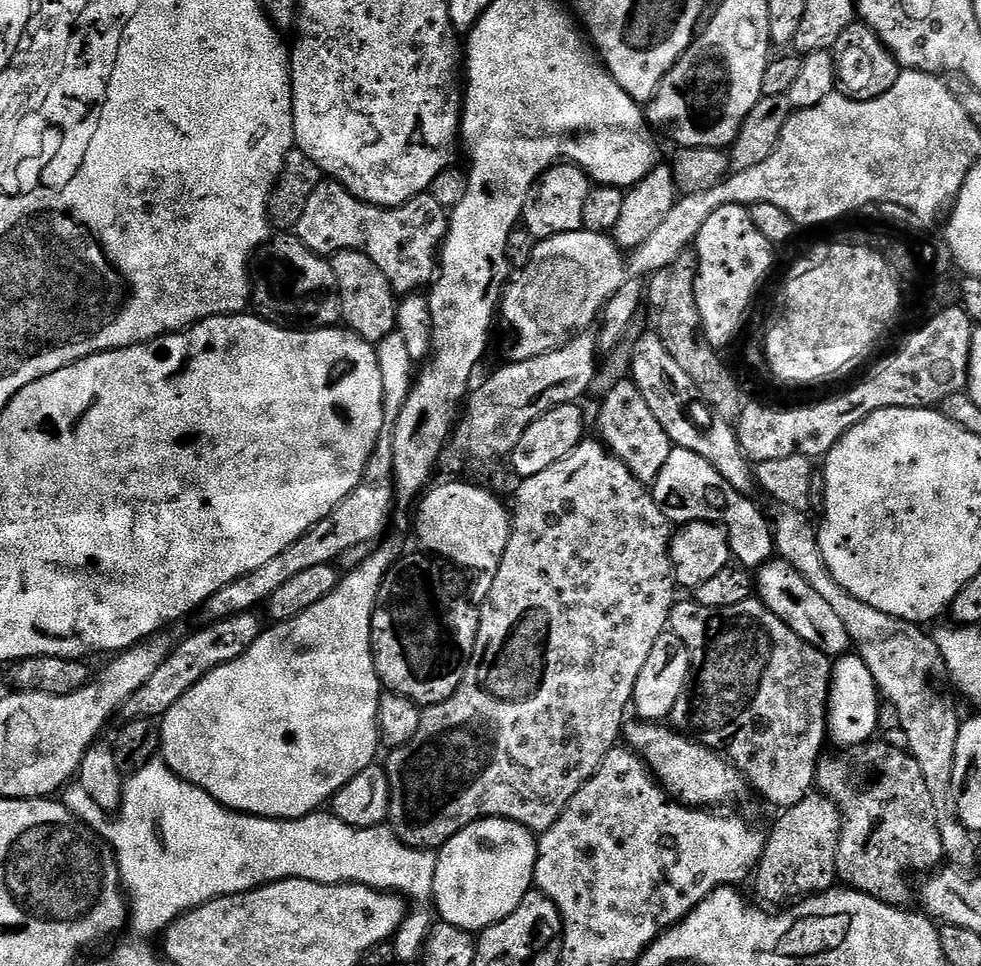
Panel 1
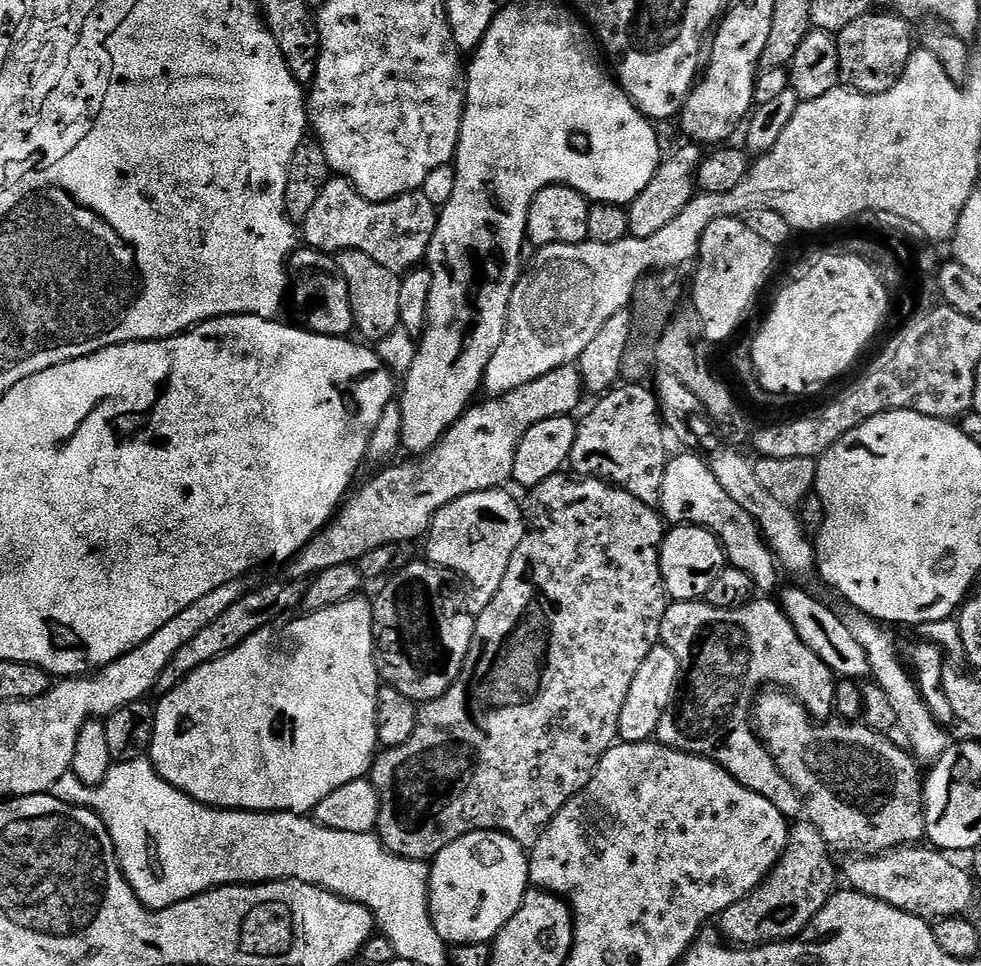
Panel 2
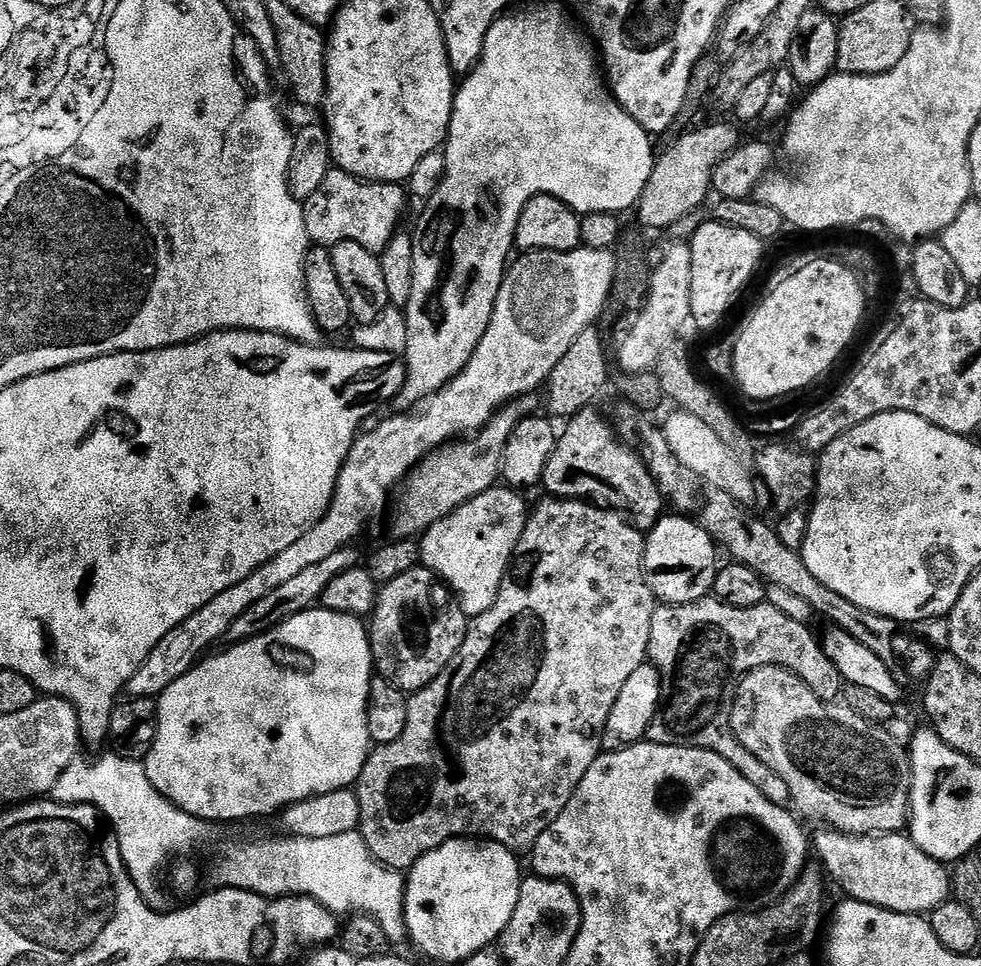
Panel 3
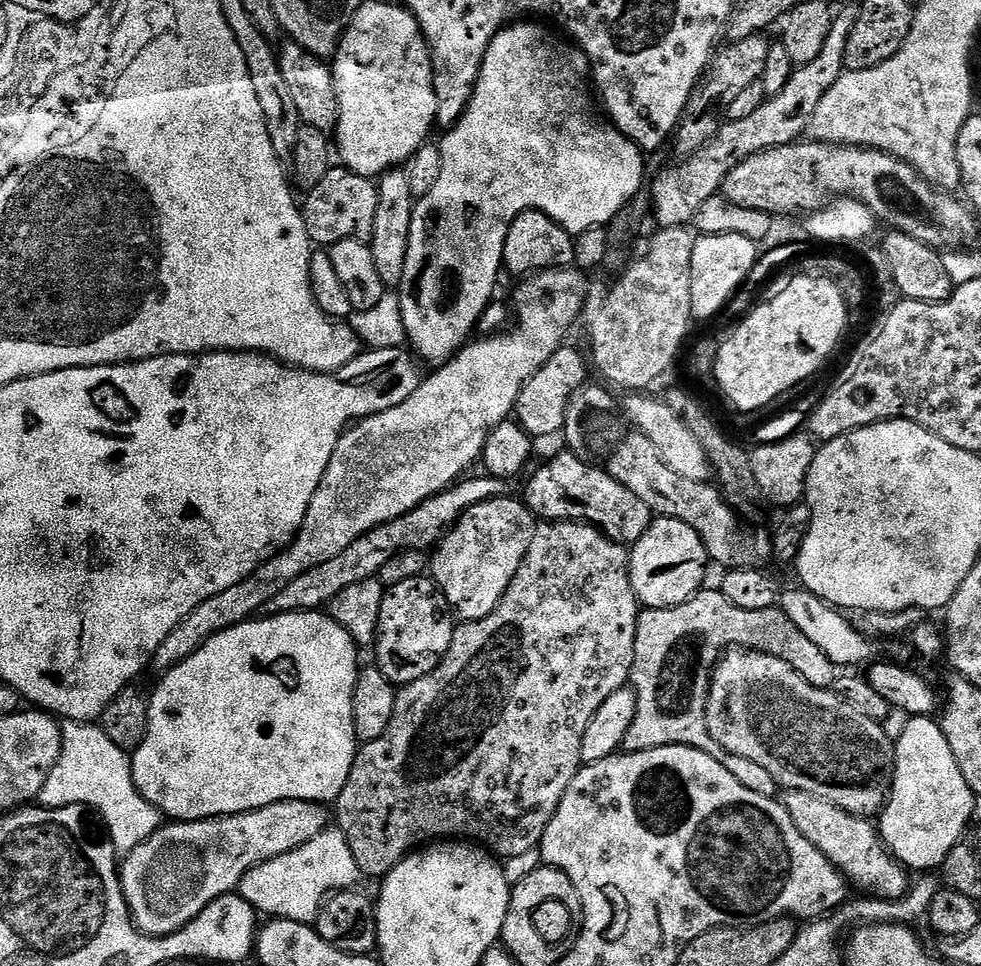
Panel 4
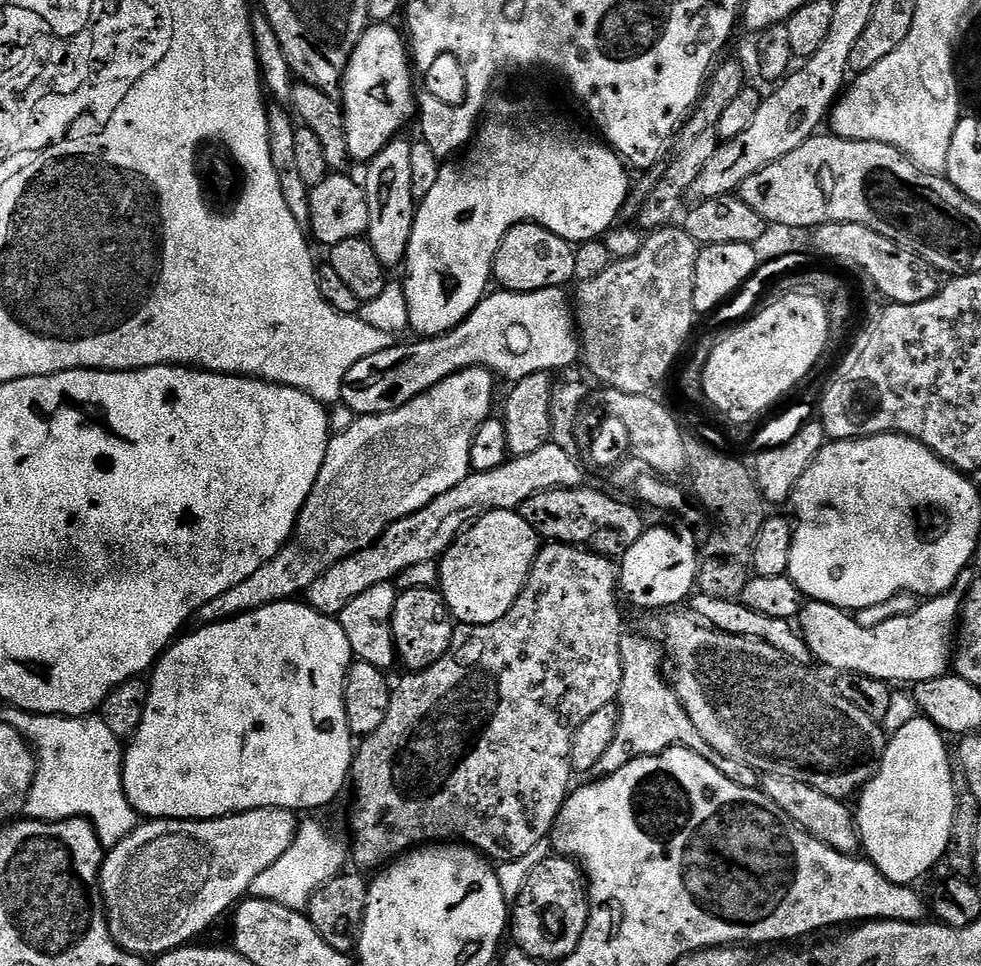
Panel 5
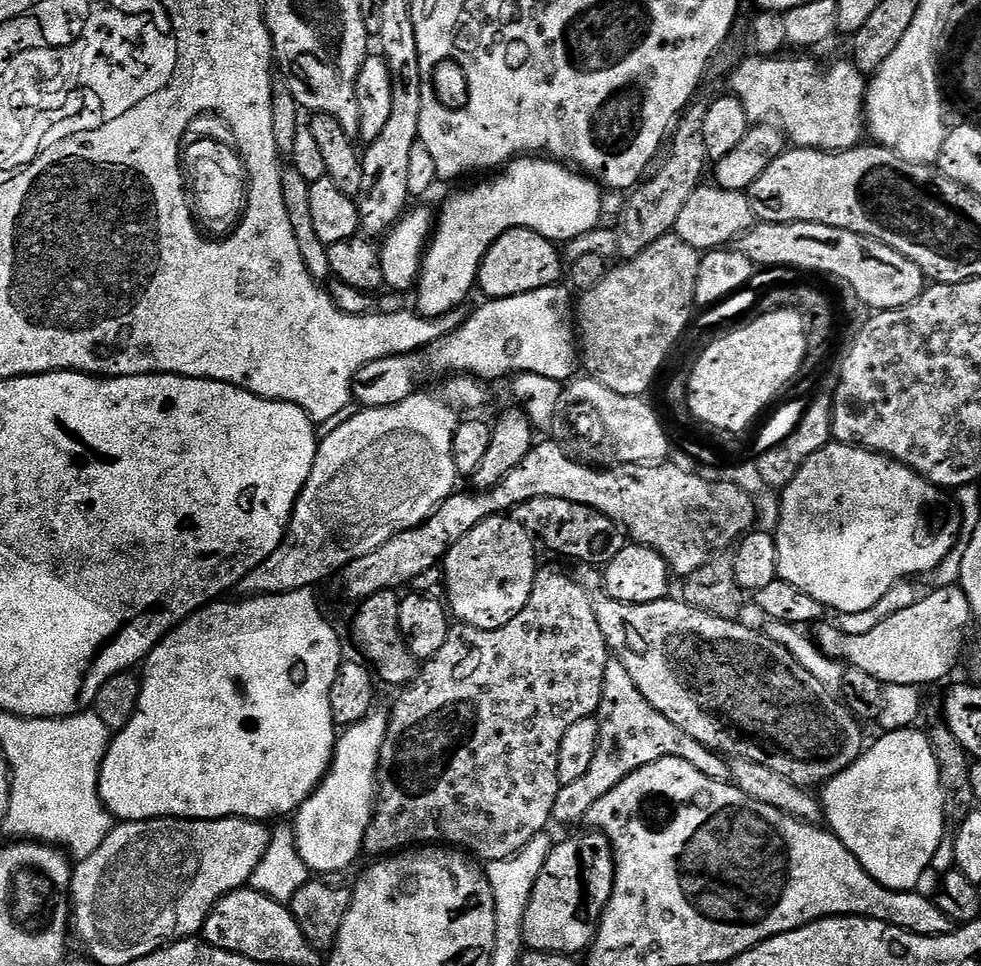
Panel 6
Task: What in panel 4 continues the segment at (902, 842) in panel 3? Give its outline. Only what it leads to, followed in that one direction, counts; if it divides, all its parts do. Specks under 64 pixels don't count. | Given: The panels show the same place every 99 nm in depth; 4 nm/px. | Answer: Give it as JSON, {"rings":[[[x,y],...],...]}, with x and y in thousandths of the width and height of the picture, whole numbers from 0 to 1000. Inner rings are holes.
{"rings":[[[802,817],[798,821],[799,836],[809,847],[809,855],[818,859],[818,867],[826,872],[848,895],[854,900],[865,916],[878,919],[878,924],[888,925],[899,932],[918,932],[928,920],[927,900],[923,899],[897,869],[897,858],[886,846],[872,845],[850,830],[842,830],[818,818]]]}

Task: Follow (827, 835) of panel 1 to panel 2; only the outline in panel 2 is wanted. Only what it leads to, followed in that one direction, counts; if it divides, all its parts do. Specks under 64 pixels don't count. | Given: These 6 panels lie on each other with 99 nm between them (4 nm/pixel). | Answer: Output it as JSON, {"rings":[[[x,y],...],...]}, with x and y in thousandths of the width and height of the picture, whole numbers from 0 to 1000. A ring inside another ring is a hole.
{"rings":[[[823,847],[811,852],[806,854],[803,875],[797,888],[787,898],[787,903],[777,912],[774,919],[734,945],[733,964],[747,978],[790,977],[793,973],[814,970],[853,922],[854,894],[852,899],[851,892],[848,891],[849,883],[838,863]]]}

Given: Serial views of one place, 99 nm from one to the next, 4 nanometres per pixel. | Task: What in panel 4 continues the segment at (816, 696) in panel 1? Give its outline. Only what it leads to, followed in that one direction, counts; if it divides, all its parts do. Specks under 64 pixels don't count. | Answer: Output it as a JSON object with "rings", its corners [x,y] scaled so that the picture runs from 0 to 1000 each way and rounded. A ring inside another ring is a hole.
{"rings":[[[715,611],[698,625],[686,629],[653,633],[649,640],[642,701],[648,718],[648,742],[646,747],[642,747],[642,756],[638,756],[635,777],[653,778],[697,770],[700,774],[717,774],[720,781],[734,787],[740,797],[754,801],[760,795],[759,787],[741,778],[722,759],[724,700],[721,695],[709,696],[714,683],[722,683],[739,673],[780,675],[809,689],[826,710],[843,713],[849,711],[854,690],[805,644],[794,627],[785,631],[755,631],[733,611],[722,612]]]}

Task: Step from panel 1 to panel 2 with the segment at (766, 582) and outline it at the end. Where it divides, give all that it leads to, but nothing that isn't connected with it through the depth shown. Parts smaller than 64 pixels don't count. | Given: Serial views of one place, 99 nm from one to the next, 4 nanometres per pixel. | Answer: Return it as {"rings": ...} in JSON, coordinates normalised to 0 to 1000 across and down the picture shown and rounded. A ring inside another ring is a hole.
{"rings":[[[800,609],[794,614],[793,624],[802,636],[803,643],[809,648],[813,660],[818,660],[818,665],[822,665],[822,669],[826,669],[826,673],[830,673],[830,677],[834,677],[838,681],[838,685],[842,685],[844,693],[851,696],[853,701],[884,701],[887,695],[883,673],[879,673],[879,669],[875,669],[871,656],[866,656],[866,652],[862,652],[856,634],[852,631],[847,634],[834,618],[827,617],[820,609],[803,609],[800,613],[799,611]]]}

